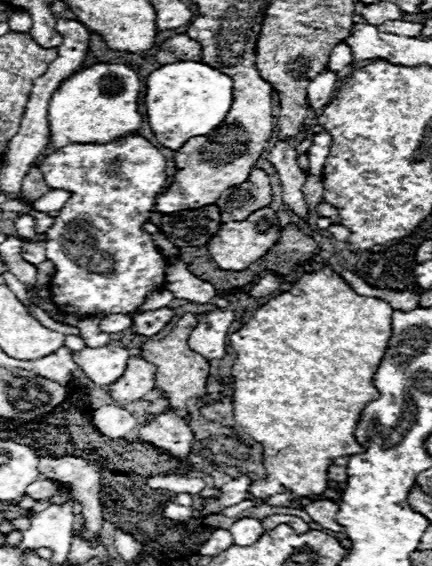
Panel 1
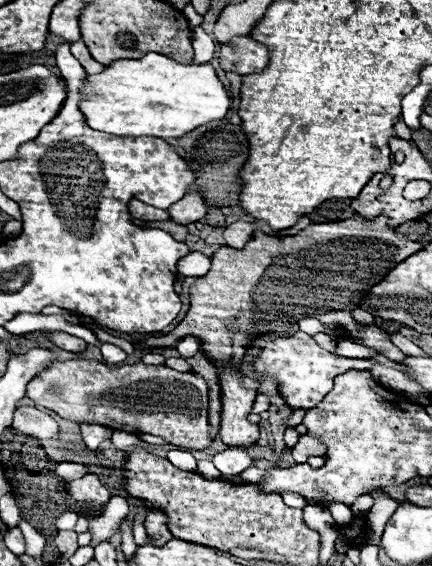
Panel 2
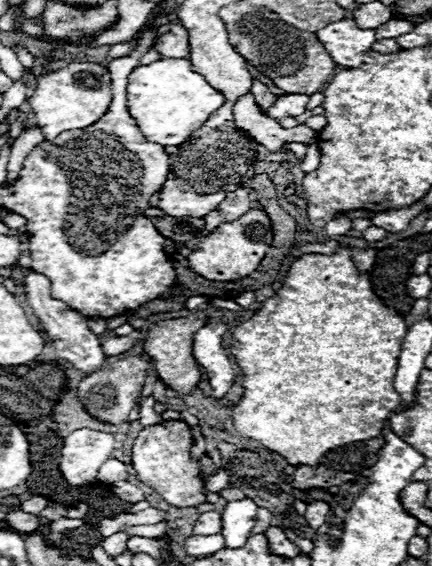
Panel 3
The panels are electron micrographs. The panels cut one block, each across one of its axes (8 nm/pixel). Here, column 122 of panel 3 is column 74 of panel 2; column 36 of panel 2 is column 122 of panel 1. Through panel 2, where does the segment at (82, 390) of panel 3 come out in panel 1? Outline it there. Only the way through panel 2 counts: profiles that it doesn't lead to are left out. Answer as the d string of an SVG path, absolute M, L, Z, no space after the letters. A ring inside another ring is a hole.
M132 356L120 380L116 380L106 390L110 392L116 404L124 406L128 402L142 400L144 394L154 390L154 374L156 374L156 368L150 362L146 362L142 356Z

